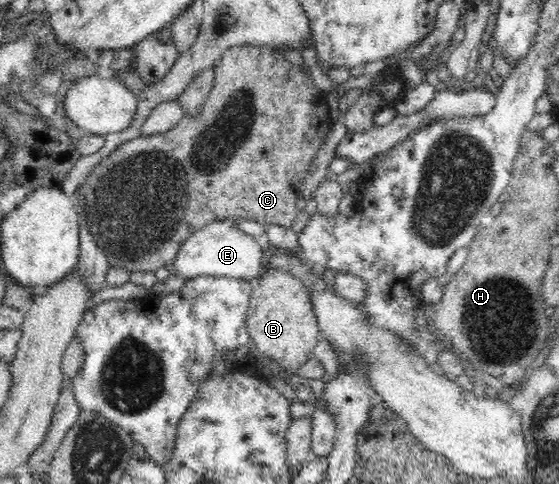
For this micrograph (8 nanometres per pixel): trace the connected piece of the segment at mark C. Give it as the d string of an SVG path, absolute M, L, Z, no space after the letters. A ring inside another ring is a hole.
M242 45L232 47L224 52L218 63L215 64L215 78L211 92L203 104L202 111L194 118L185 117L176 127L172 127L163 133L149 134L133 138L116 147L115 151L104 157L86 180L81 184L82 197L86 219L90 225L90 233L94 235L96 243L102 247L108 258L110 266L119 266L126 269L128 274L132 272L156 272L162 266L172 269L176 254L180 252L180 245L197 230L204 228L214 220L245 218L252 222L266 225L280 225L291 227L296 216L296 200L300 195L300 185L306 180L306 174L310 170L312 160L316 158L320 146L326 142L326 136L333 125L332 114L329 112L328 101L325 100L325 92L318 89L308 70L303 66L297 66L296 62L288 61L284 54L277 49L265 48L260 45Z

